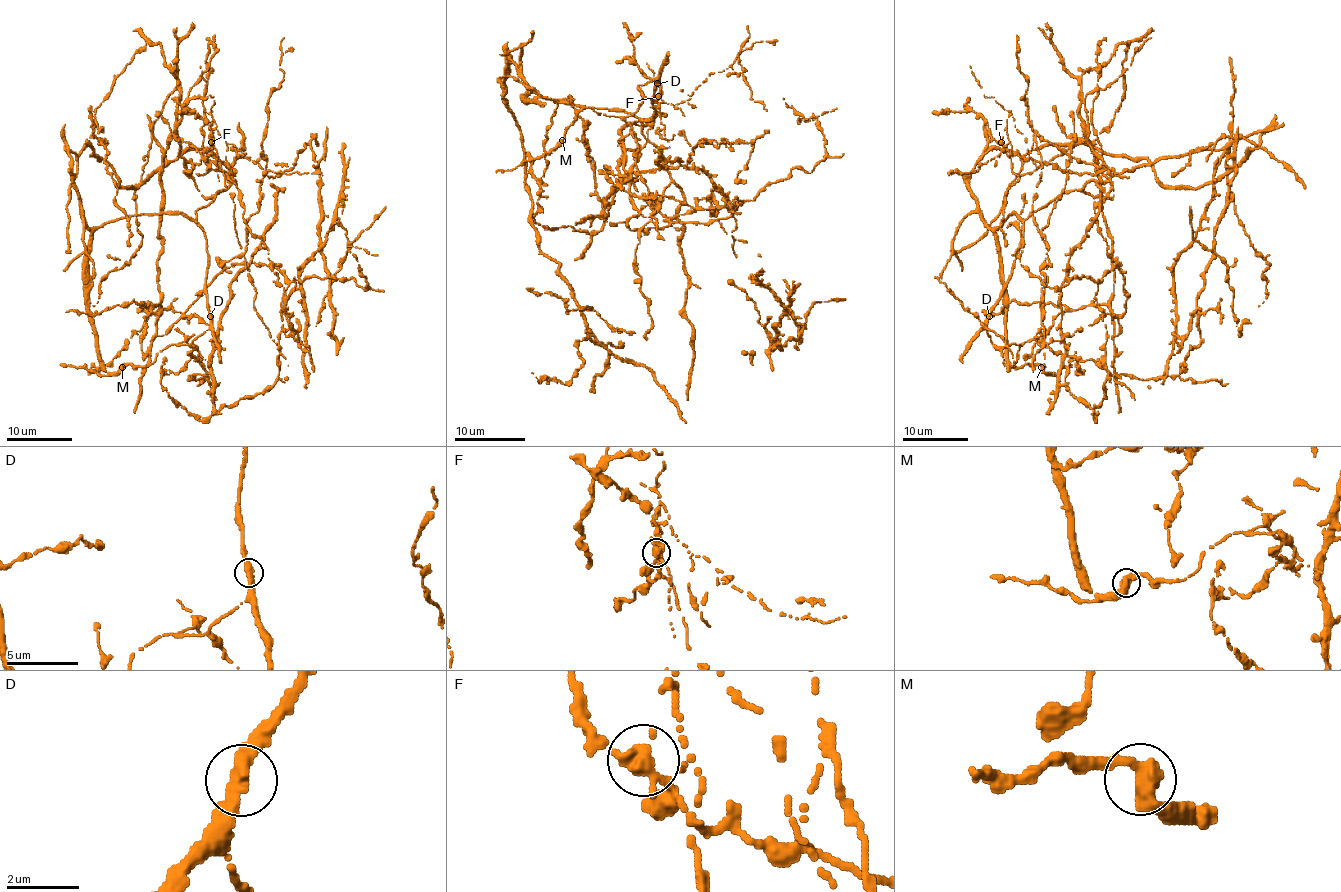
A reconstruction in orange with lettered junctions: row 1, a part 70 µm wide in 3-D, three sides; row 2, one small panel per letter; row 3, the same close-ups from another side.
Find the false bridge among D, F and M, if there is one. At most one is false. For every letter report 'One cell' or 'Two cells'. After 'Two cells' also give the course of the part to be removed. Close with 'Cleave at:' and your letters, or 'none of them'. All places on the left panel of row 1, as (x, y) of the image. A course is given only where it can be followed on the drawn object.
D: One cell
F: Two cells. Course of the part to remove: (210, 143), (217, 126), (212, 115), (212, 151), (235, 205), (233, 221), (256, 292), (253, 307), (287, 366)
M: One cell
Cleave at: F

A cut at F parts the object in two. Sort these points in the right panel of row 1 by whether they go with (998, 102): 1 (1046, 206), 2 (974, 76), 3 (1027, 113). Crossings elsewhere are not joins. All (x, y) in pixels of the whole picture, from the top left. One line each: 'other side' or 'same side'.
1: other side
2: same side
3: other side

